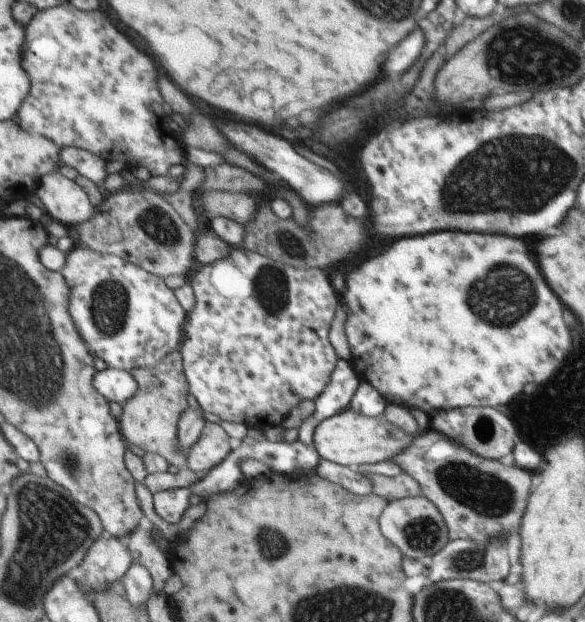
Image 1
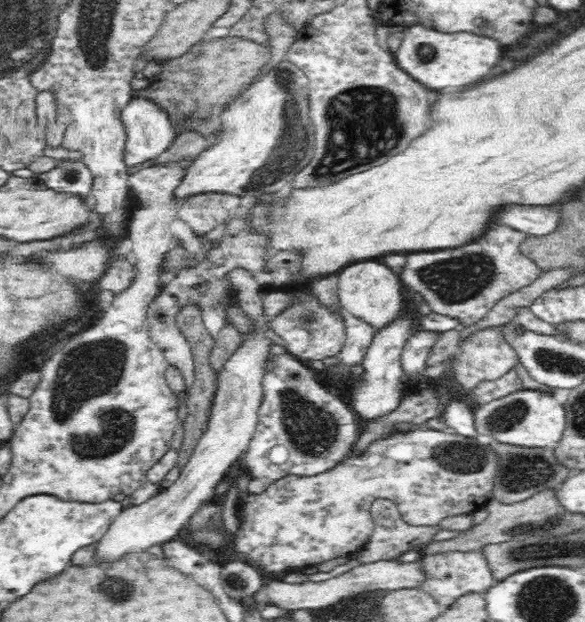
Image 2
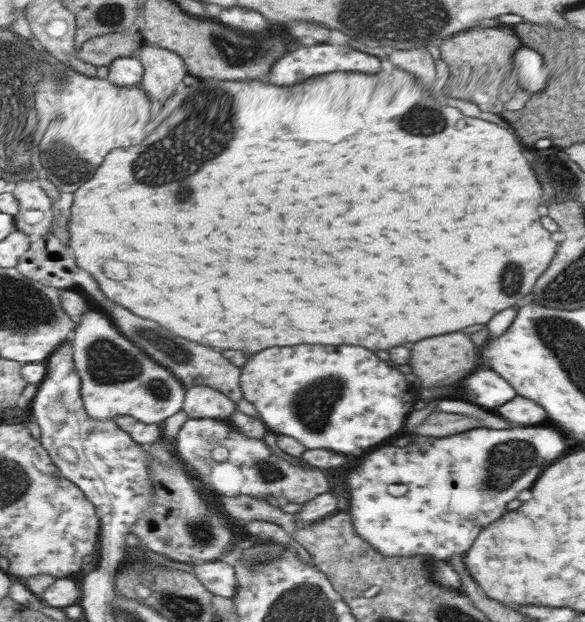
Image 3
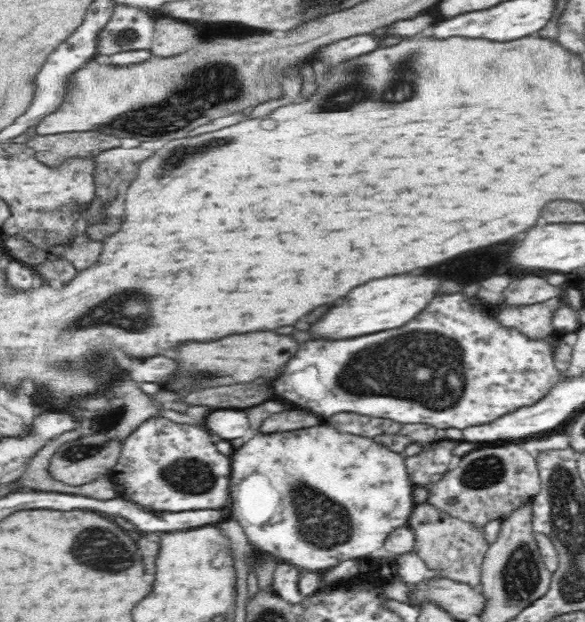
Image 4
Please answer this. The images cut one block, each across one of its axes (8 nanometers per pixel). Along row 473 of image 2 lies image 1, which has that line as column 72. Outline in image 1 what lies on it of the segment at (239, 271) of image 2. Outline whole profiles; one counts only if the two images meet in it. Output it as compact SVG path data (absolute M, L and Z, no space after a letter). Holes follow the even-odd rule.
M58 170L41 180L35 197L55 221L77 229L92 218L96 210L89 203L87 192Z

